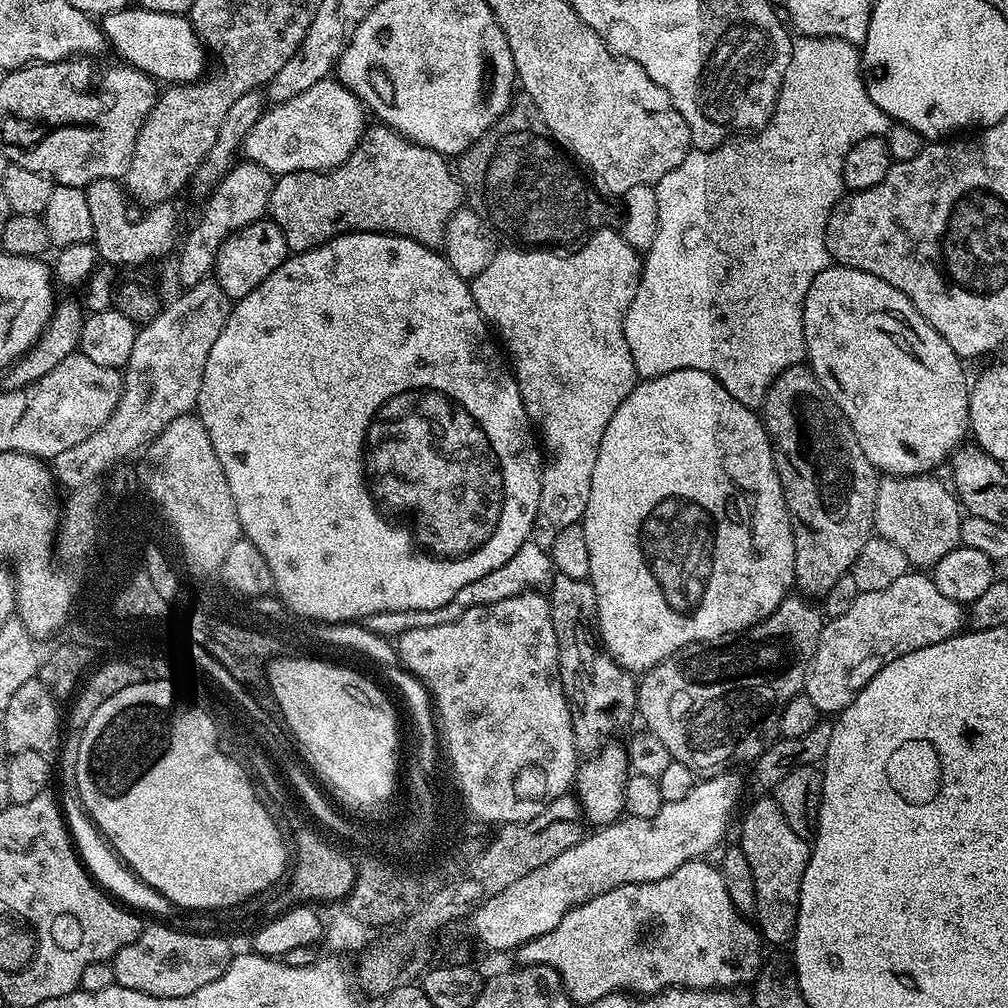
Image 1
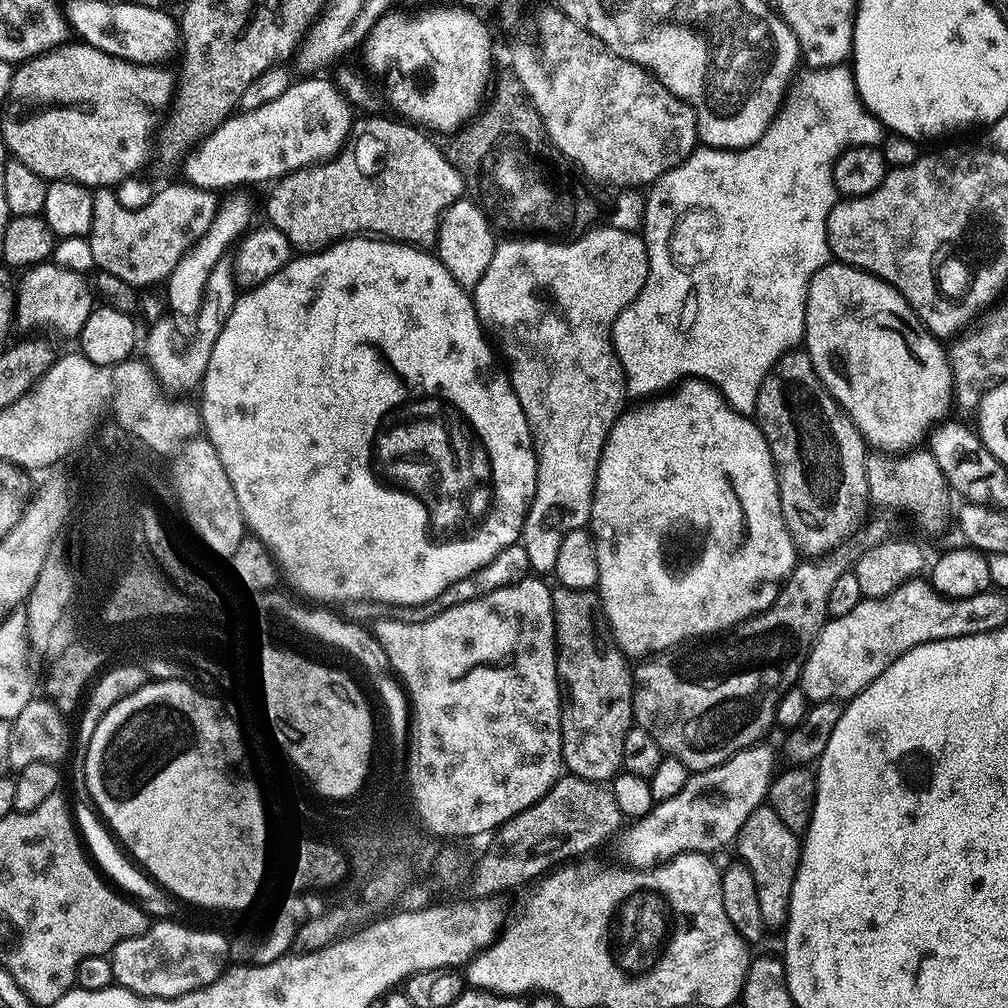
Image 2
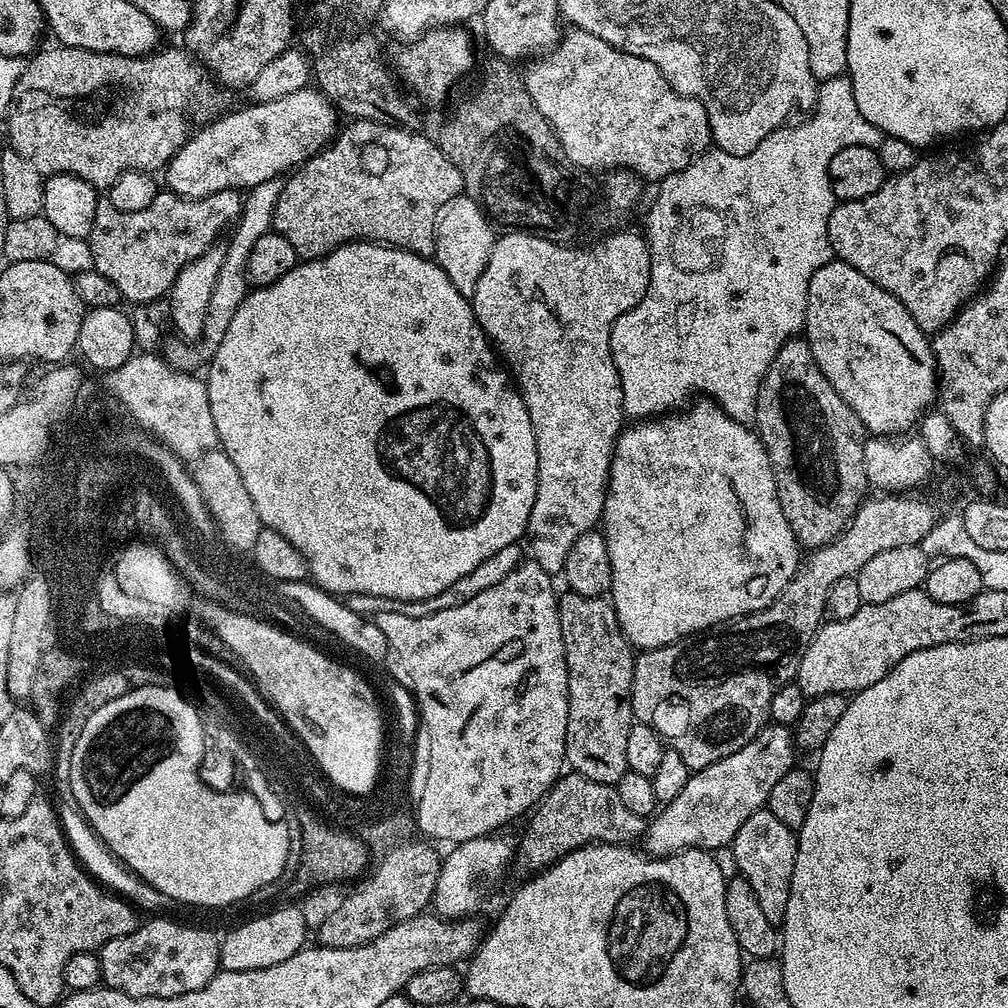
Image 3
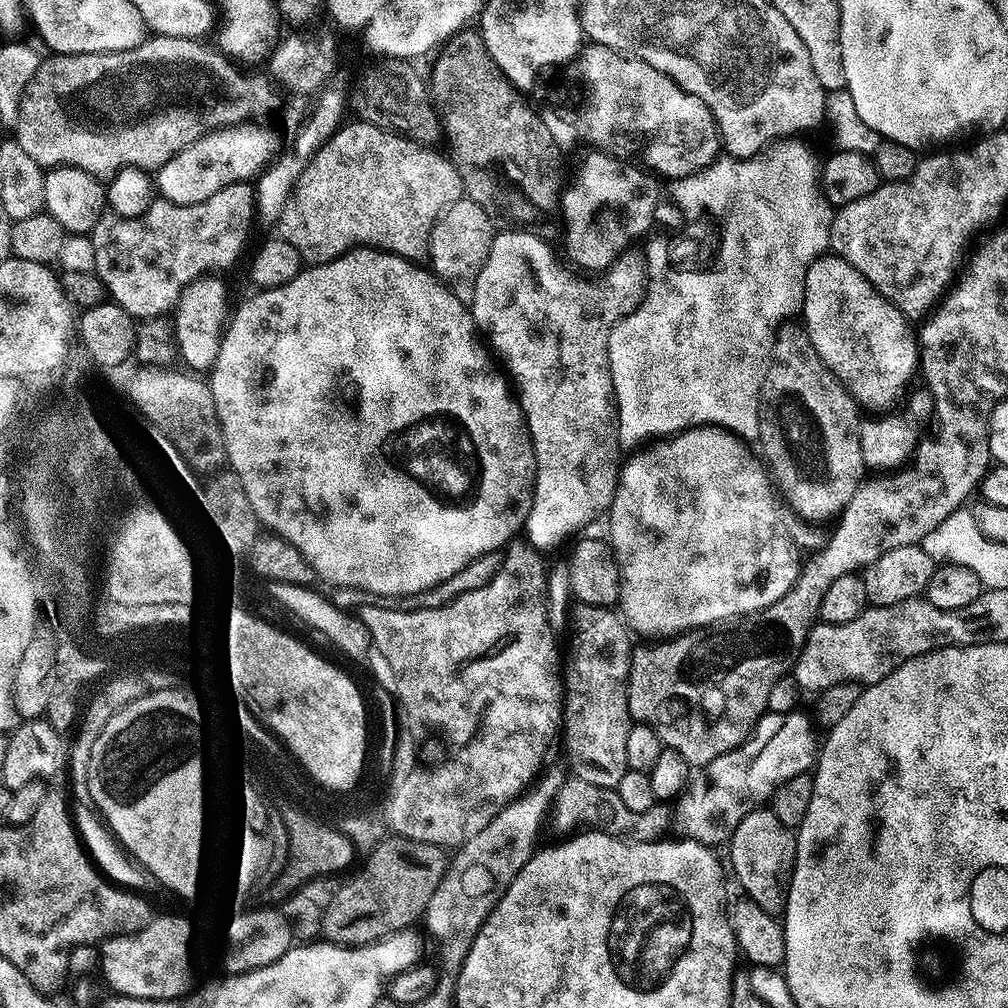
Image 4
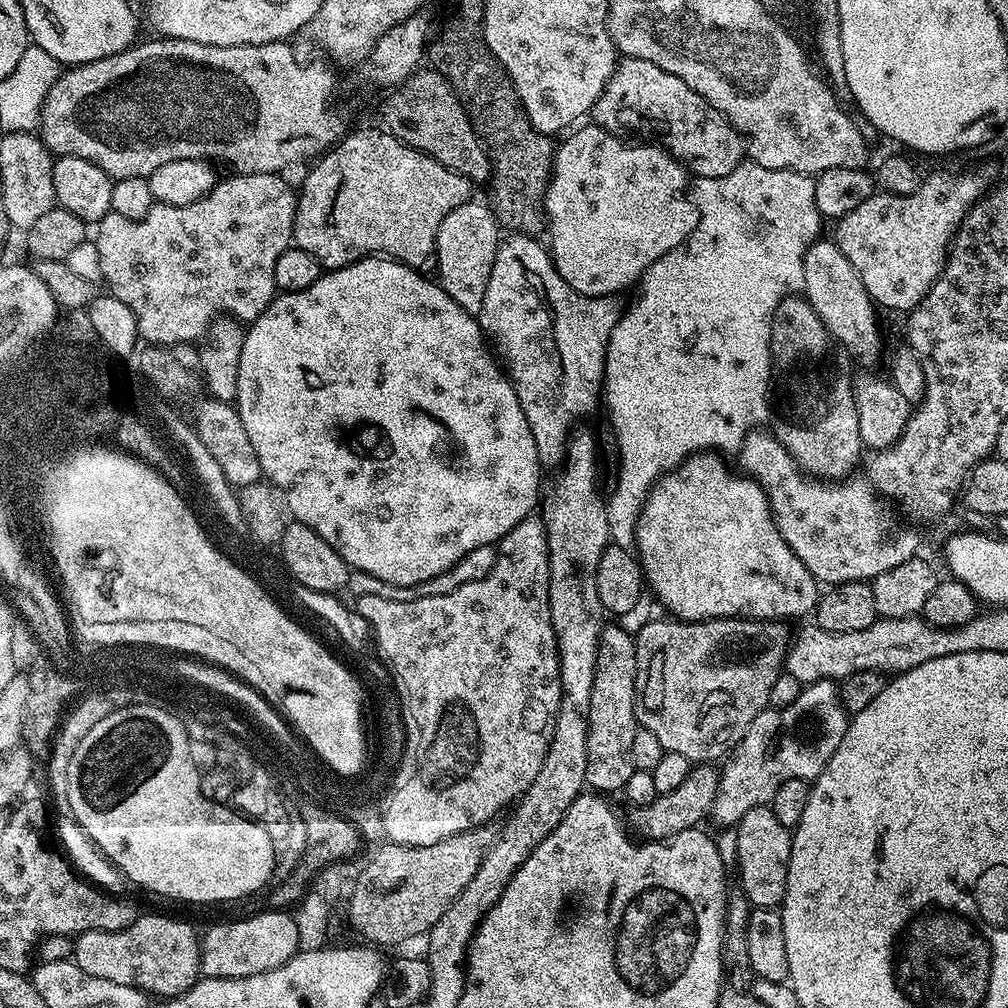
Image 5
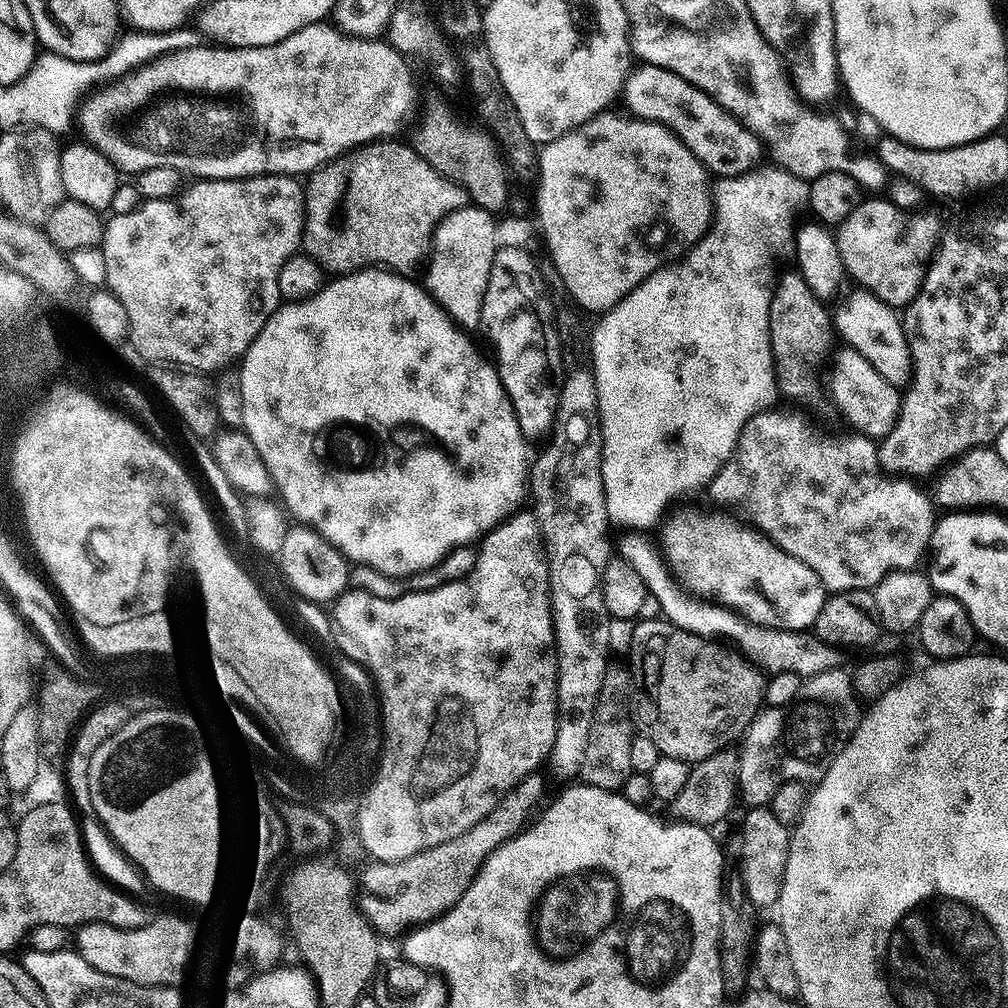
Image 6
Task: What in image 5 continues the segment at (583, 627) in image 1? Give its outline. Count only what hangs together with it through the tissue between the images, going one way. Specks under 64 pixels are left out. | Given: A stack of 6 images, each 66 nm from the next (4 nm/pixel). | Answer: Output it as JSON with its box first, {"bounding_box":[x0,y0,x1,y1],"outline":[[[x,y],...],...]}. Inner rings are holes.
{"bounding_box":[585,628,636,794],"outline":[[[624,628],[600,629],[594,666],[594,686],[590,690],[588,741],[586,742],[585,785],[600,794],[623,793],[633,772],[630,746],[634,746],[636,723],[636,642]]]}

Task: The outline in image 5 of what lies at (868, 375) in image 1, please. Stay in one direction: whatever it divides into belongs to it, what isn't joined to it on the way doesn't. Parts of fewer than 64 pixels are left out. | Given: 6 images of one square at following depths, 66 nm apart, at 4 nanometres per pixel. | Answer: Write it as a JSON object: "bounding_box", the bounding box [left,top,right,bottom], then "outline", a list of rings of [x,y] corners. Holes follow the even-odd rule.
{"bounding_box":[802,238,880,364],"outline":[[[818,238],[804,255],[804,287],[802,295],[810,302],[814,314],[824,323],[829,337],[836,340],[856,360],[872,364],[880,352],[880,324],[876,321],[877,305],[862,286],[854,266],[846,262],[846,254],[838,250],[835,239]]]}

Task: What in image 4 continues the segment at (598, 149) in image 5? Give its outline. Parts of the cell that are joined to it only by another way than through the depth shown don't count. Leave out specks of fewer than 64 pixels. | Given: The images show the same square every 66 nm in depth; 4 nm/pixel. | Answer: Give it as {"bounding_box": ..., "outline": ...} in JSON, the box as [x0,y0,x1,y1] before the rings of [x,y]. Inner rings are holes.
{"bounding_box":[558,150,661,274],"outline":[[[599,150],[585,153],[576,173],[573,176],[571,173],[560,193],[558,216],[564,219],[563,255],[569,261],[572,259],[577,269],[600,274],[623,252],[629,251],[635,240],[642,239],[651,230],[660,208],[661,181],[648,168],[631,159]]]}

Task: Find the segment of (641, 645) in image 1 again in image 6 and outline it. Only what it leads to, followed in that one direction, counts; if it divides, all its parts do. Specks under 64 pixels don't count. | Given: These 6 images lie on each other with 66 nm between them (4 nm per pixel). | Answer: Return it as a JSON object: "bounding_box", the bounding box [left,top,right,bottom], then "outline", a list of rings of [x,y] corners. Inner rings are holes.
{"bounding_box":[658,508,826,632],"outline":[[[684,508],[681,512],[674,512],[663,521],[659,529],[661,532],[658,544],[668,571],[685,592],[709,602],[722,604],[725,608],[740,613],[750,622],[767,628],[803,632],[815,625],[818,610],[822,610],[826,599],[826,589],[818,574],[814,574],[814,570],[806,566],[806,562],[786,554],[786,550],[779,548],[751,523],[743,524],[742,521],[735,520],[732,516],[723,516],[720,512],[699,512],[696,508]]]}

